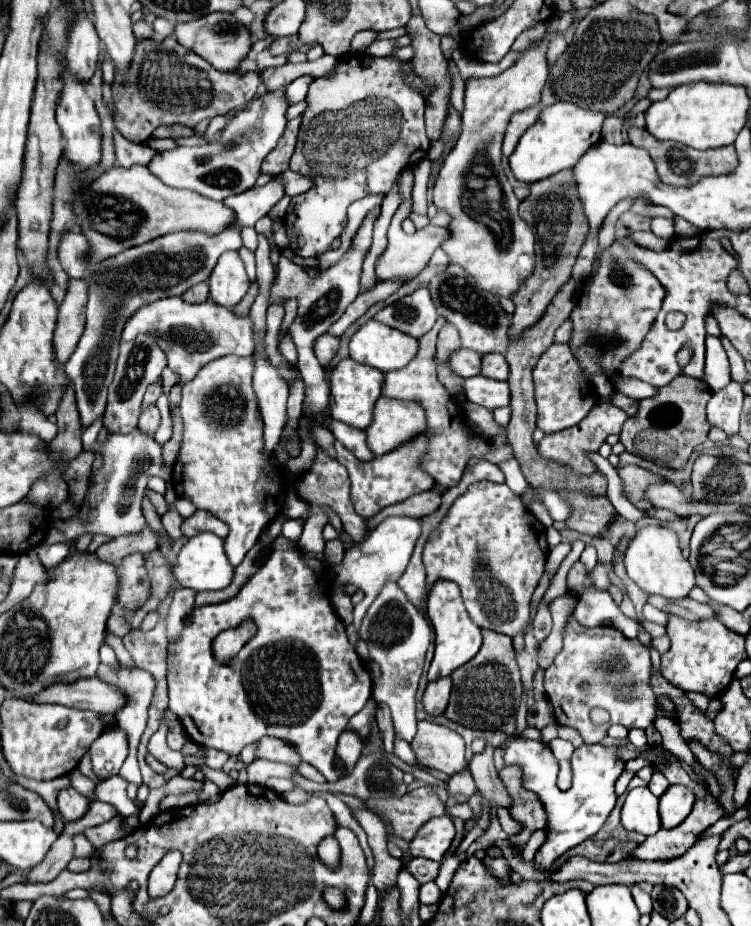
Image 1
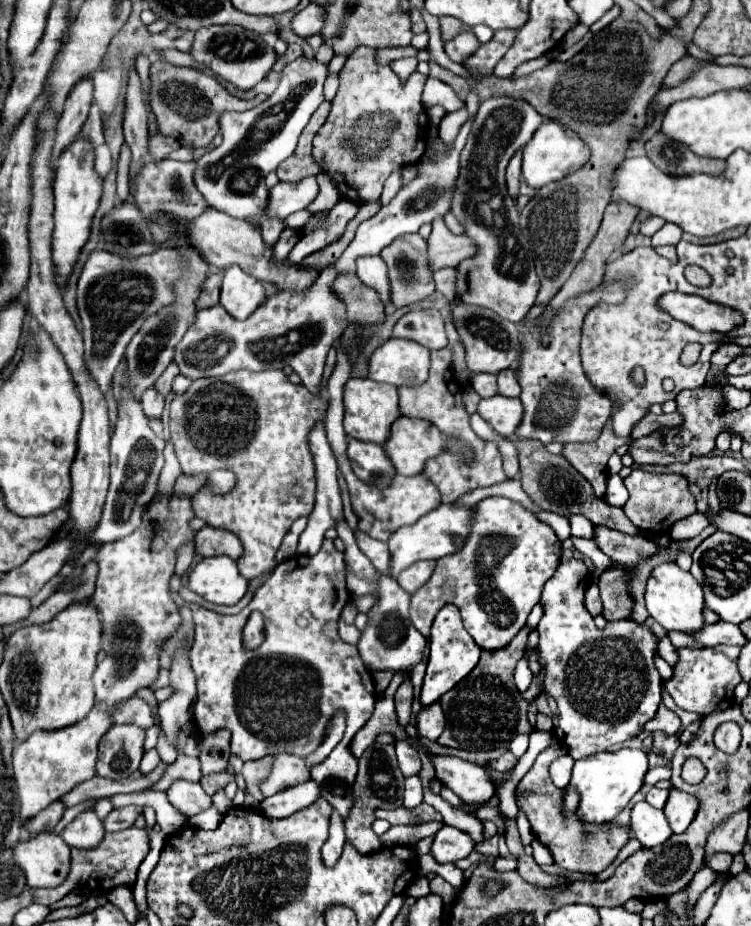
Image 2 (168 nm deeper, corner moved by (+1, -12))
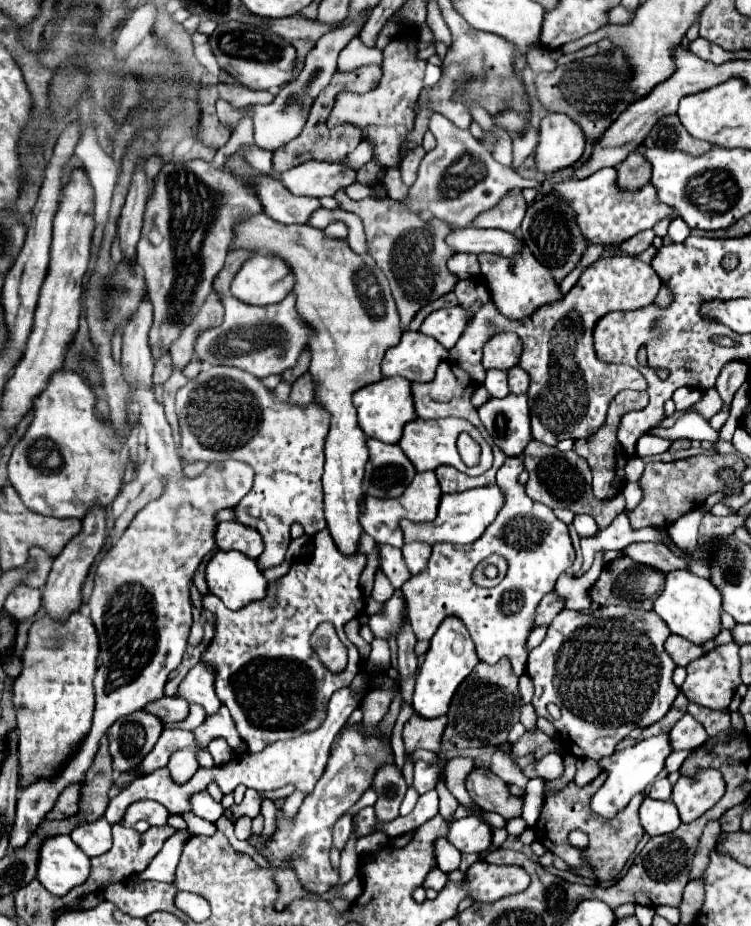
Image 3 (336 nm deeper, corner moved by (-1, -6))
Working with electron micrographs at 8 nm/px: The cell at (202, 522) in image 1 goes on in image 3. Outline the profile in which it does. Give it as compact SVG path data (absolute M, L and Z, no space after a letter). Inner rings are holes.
M222 522L216 530L216 546L218 550L238 550L246 554L248 558L258 558L264 550L262 536L248 526L242 526L238 522Z

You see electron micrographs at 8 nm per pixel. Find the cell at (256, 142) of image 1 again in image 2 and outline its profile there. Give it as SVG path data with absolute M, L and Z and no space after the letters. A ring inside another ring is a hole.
M306 56L296 58L282 70L280 86L268 100L246 112L224 112L220 116L222 144L206 152L196 162L194 180L204 200L212 208L226 212L228 216L256 218L260 222L262 236L268 246L276 244L280 232L286 228L286 222L266 216L268 188L264 184L264 178L296 150L300 132L306 128L310 116L324 100L322 88L326 76L328 76L328 64L322 64L316 58L306 58Z

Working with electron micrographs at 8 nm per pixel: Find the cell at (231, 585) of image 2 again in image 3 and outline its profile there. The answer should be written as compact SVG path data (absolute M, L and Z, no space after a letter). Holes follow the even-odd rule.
M220 550L210 558L206 566L206 582L208 582L208 590L214 596L218 596L224 602L224 606L230 610L238 610L252 600L264 598L268 586L268 582L264 580L262 572L258 570L252 558L246 558L242 552L220 552Z

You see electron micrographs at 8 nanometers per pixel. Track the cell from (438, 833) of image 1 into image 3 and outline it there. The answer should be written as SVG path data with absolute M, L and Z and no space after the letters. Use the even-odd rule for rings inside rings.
M466 816L462 820L454 820L446 834L448 842L456 846L460 852L484 852L492 844L490 826L476 816Z

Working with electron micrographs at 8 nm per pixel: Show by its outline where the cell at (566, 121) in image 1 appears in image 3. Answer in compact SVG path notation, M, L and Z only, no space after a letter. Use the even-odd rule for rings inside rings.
M548 114L540 122L540 142L534 150L534 166L542 174L570 168L584 154L584 134L566 114Z

